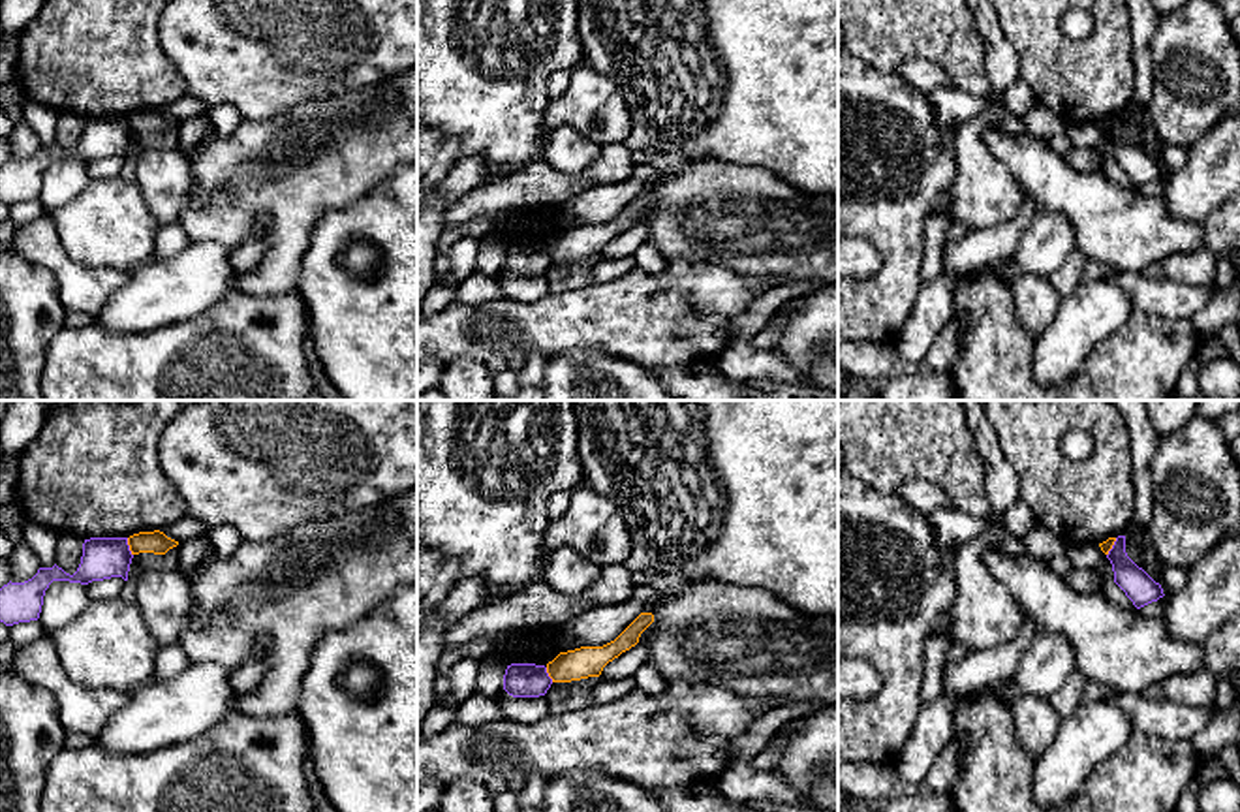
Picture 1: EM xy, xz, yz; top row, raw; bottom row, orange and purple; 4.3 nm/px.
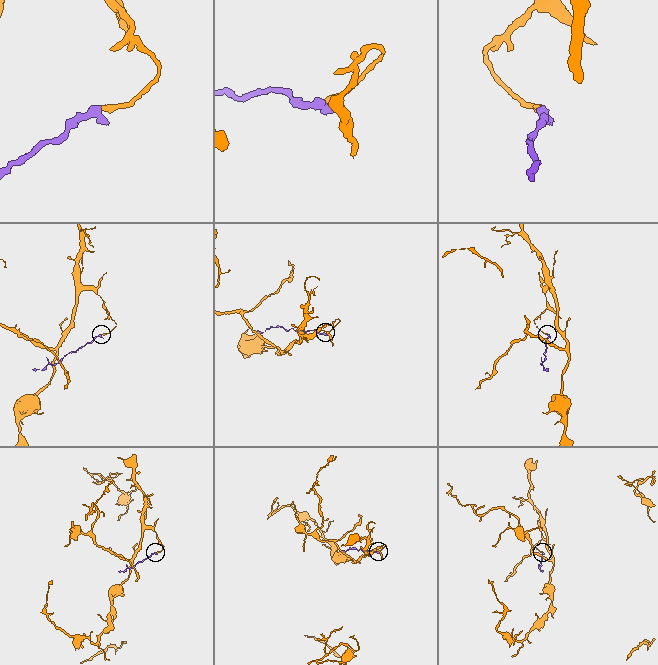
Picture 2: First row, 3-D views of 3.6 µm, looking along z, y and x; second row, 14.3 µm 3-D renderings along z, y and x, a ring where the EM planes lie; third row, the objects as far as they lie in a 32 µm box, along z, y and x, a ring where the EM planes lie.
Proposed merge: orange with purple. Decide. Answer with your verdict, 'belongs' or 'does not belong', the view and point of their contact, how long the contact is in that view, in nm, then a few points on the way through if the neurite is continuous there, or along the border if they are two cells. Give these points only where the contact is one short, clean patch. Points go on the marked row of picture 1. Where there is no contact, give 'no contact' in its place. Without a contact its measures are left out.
does not belong | xy (130, 547) | 80 nm | along xy (126, 538), (132, 555)

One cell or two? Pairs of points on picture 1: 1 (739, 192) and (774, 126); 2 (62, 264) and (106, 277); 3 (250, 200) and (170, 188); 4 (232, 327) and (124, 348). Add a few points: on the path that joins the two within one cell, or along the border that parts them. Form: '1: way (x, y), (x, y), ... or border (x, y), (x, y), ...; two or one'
1: border (712, 158), (763, 166), (793, 185); two
2: way (74, 275), (94, 277); one
3: border (185, 153), (190, 164), (192, 190), (175, 220); two
4: way (205, 348), (151, 348); one

